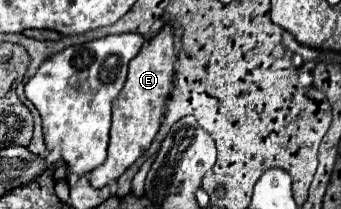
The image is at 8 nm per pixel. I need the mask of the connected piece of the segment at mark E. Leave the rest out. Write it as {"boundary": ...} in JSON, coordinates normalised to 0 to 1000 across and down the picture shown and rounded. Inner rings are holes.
{"boundary":[[[469,144],[457,182],[446,182],[428,230],[411,239],[411,258],[381,297],[375,373],[358,421],[358,440],[340,459],[328,498],[328,612],[323,612],[323,699],[317,699],[317,756],[299,794],[276,804],[258,852],[276,900],[299,900],[317,871],[340,861],[358,823],[370,823],[446,689],[457,632],[469,622],[475,555],[481,555],[481,488],[499,440],[499,402],[510,392],[510,153],[504,144]]]}

